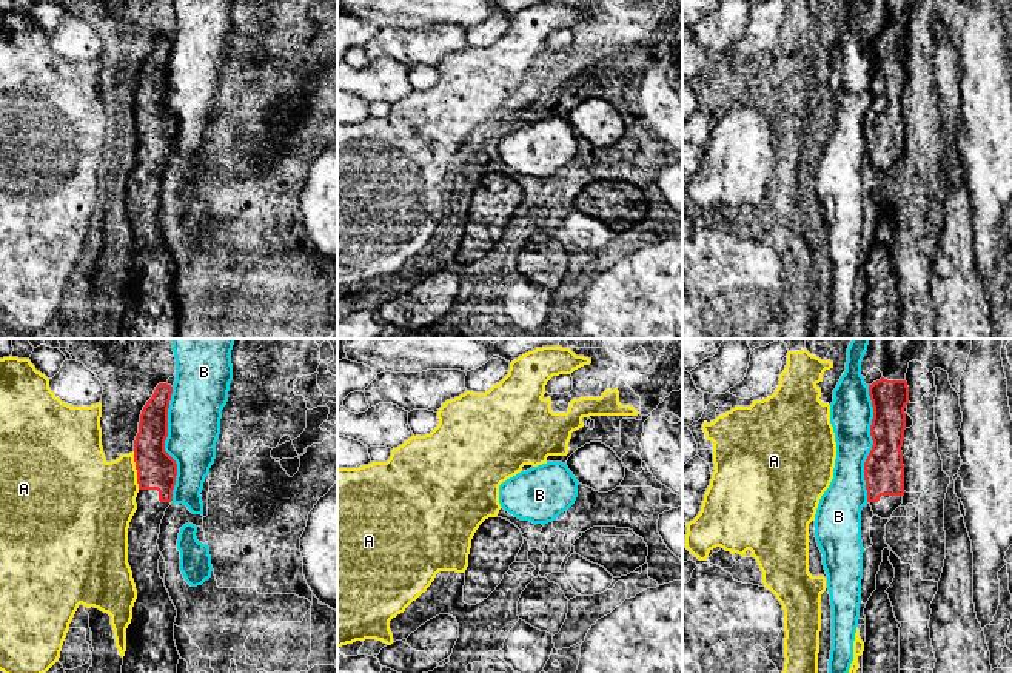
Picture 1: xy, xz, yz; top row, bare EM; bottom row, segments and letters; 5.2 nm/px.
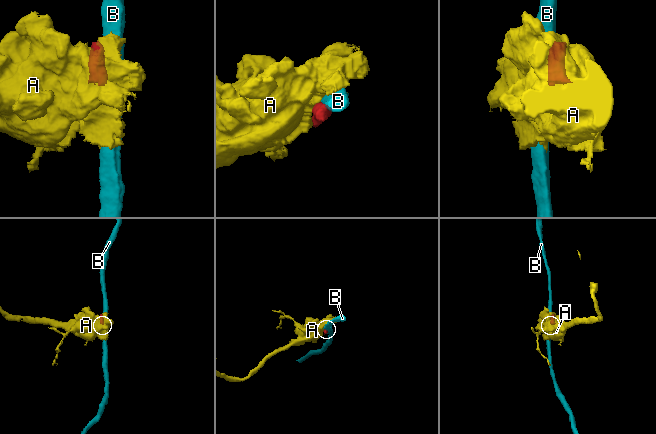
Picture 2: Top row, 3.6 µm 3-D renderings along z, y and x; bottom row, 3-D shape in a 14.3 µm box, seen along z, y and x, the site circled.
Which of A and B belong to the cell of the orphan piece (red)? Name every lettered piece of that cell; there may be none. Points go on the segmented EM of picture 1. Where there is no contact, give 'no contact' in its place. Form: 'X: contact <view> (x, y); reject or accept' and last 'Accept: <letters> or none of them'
A: contact xy (136, 468); reject
B: contact yz (874, 444); reject
Accept: none of them

